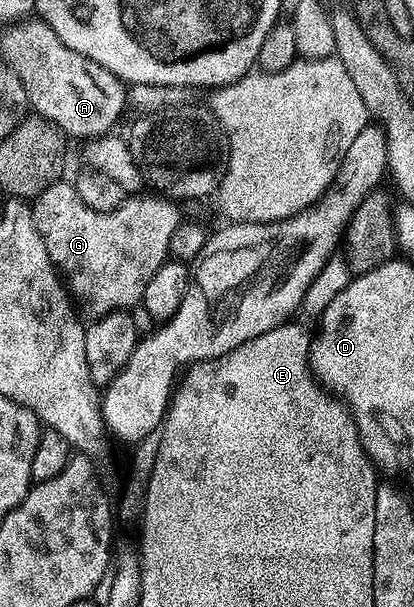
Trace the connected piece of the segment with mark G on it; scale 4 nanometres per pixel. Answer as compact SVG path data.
M60 180L51 183L51 185L35 198L31 209L33 219L35 220L35 228L43 236L43 244L47 248L47 252L51 256L54 266L63 275L64 281L67 283L67 289L75 299L76 305L82 311L85 310L89 316L100 316L110 314L112 310L129 310L136 307L140 303L143 292L147 288L147 280L151 280L151 276L155 276L155 268L159 268L170 257L169 245L171 244L171 232L175 232L175 228L183 221L183 214L177 211L178 203L164 196L149 196L153 198L137 198L141 196L129 196L122 202L119 208L115 208L111 212L95 212L91 208L87 208L87 204L83 204L83 200L77 198L77 189L72 181Z

